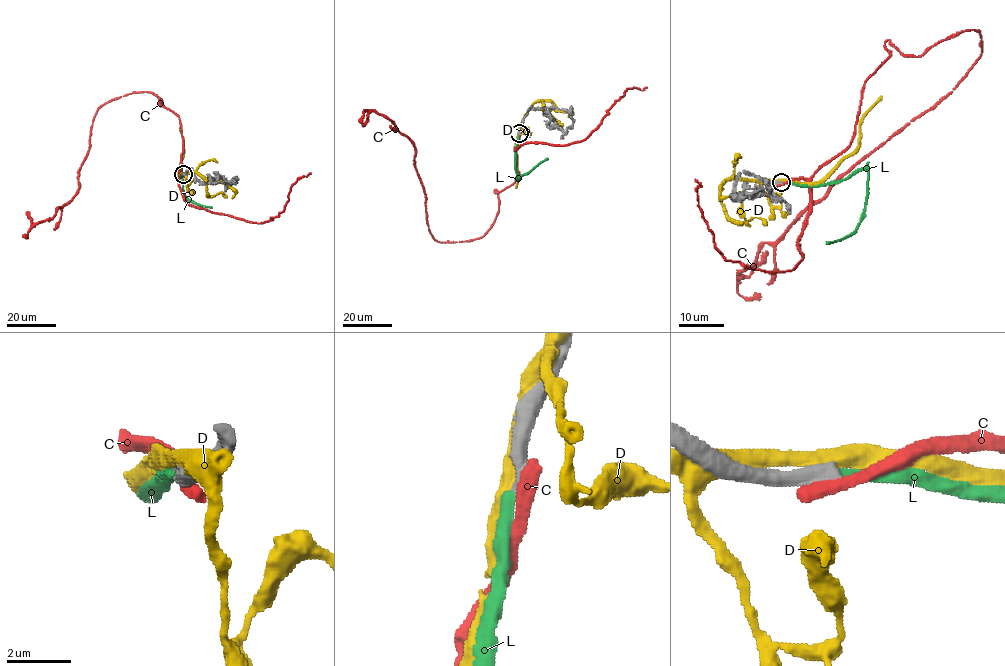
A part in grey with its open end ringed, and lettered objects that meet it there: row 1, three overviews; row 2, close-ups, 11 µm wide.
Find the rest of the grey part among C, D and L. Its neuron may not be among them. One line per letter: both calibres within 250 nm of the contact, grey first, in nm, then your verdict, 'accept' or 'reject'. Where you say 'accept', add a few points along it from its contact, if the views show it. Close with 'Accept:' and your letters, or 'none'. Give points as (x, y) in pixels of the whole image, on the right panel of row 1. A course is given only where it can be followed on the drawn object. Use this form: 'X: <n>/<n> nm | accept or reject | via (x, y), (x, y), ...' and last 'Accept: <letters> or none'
C: 500/600 nm | reject
D: 500/440 nm | reject
L: 460/320 nm | reject
Accept: none

